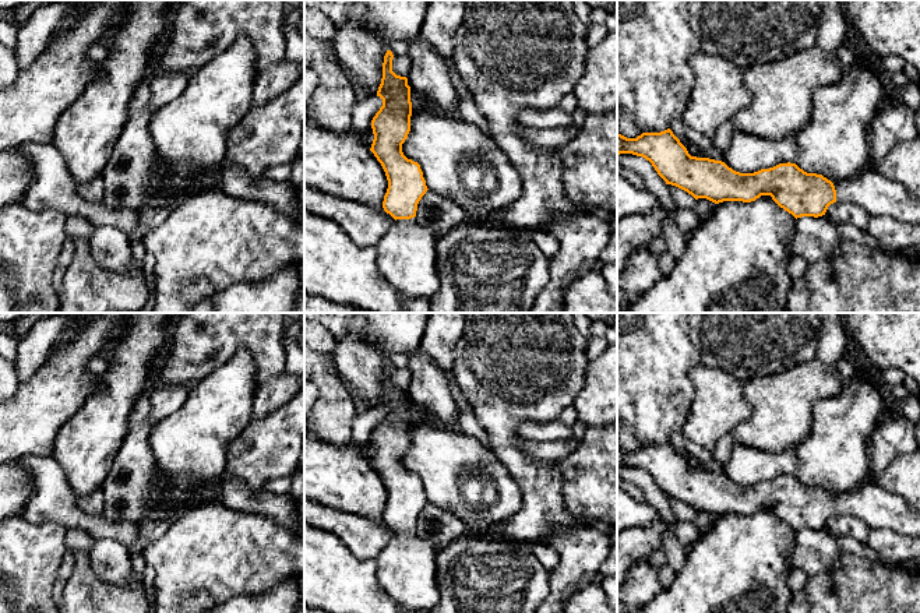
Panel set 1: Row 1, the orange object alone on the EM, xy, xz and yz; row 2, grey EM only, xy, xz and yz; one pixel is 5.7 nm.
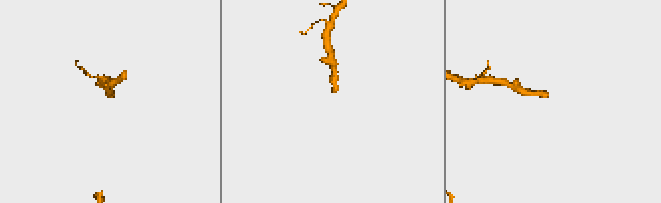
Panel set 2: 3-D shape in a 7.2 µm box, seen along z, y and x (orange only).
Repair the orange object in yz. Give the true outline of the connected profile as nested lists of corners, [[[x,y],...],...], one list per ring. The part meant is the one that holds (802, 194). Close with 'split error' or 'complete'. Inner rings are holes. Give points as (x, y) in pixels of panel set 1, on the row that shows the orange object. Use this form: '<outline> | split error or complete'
[[[670,128],[660,133],[642,133],[637,138],[627,138],[617,133],[617,155],[620,154],[645,158],[666,184],[687,191],[695,200],[706,198],[715,204],[723,201],[751,202],[761,195],[771,195],[780,208],[796,219],[801,216],[822,216],[833,202],[853,202],[870,216],[888,216],[905,223],[920,223],[920,200],[910,197],[900,183],[885,177],[868,165],[859,173],[835,183],[822,175],[807,173],[790,162],[754,173],[740,173],[722,161],[691,156]]] | split error

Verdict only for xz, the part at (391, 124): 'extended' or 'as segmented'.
extended

